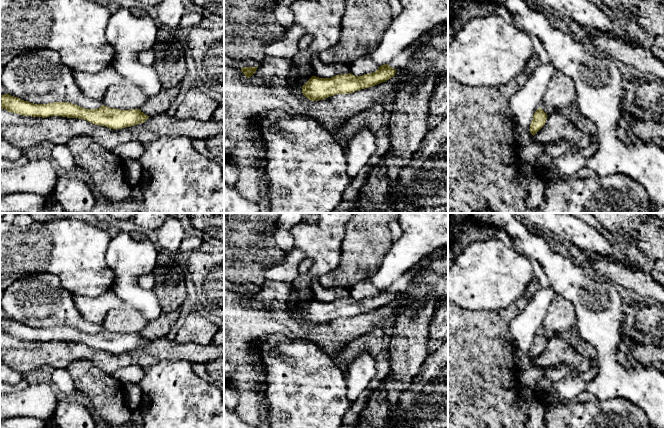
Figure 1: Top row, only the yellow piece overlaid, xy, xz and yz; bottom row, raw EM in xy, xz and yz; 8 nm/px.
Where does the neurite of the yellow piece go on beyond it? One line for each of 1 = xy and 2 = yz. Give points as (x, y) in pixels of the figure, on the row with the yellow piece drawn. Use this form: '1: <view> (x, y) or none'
1: none
2: none

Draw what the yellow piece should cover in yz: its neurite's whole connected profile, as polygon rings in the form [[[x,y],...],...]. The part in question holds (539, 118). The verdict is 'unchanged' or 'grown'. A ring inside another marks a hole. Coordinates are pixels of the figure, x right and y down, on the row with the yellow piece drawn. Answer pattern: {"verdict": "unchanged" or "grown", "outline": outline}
{"verdict": "unchanged", "outline": [[[539,108],[533,115],[533,120],[530,124],[530,133],[534,136],[546,123],[548,115]]]}

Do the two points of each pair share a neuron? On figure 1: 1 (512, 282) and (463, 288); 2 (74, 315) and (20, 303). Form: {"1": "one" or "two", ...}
{"1": "one", "2": "one"}

